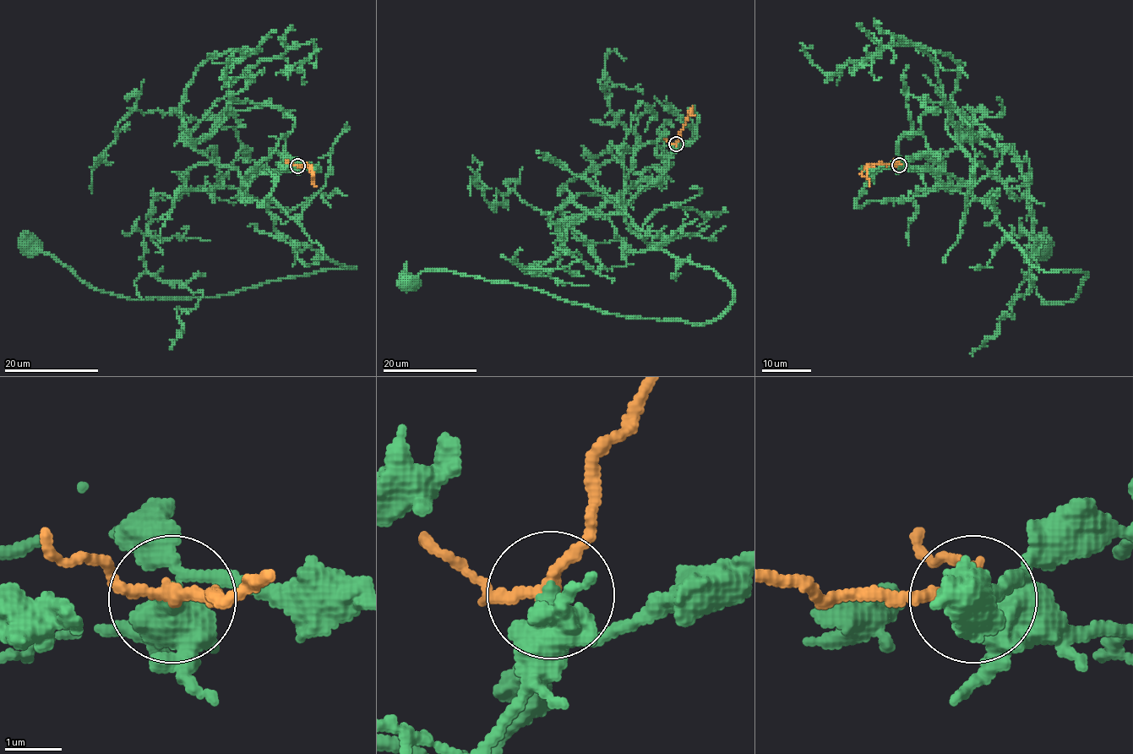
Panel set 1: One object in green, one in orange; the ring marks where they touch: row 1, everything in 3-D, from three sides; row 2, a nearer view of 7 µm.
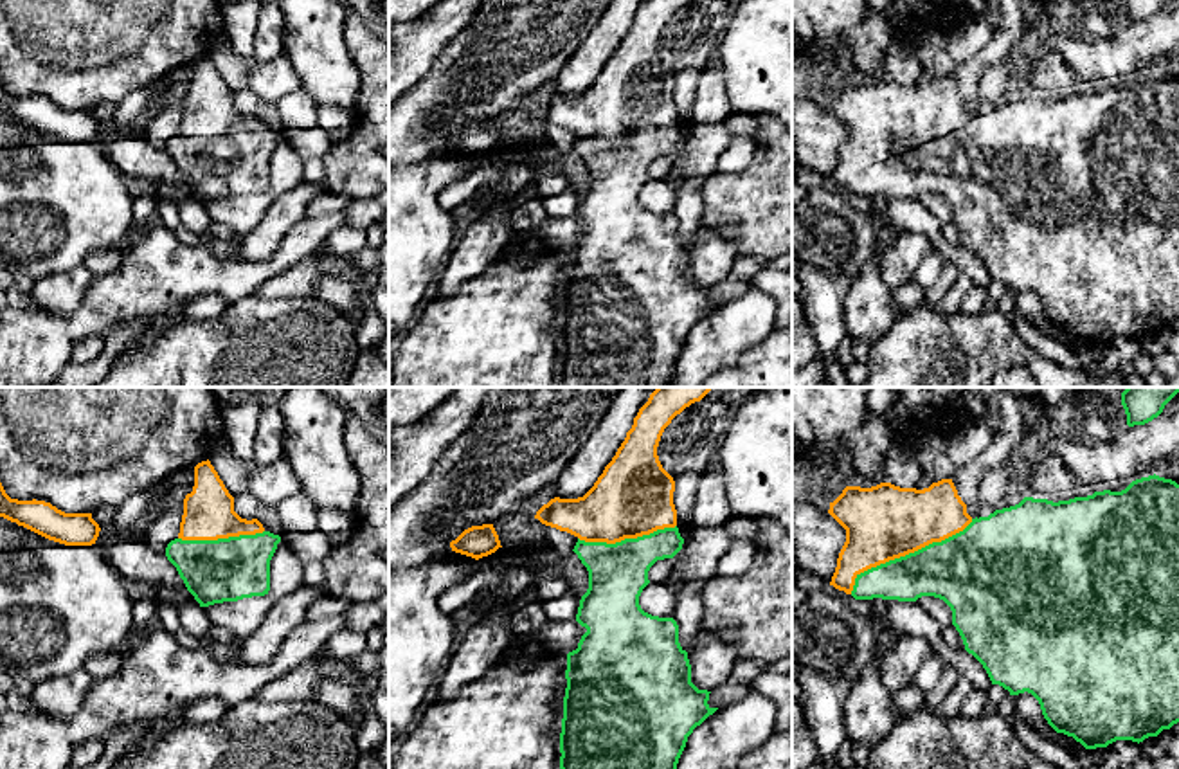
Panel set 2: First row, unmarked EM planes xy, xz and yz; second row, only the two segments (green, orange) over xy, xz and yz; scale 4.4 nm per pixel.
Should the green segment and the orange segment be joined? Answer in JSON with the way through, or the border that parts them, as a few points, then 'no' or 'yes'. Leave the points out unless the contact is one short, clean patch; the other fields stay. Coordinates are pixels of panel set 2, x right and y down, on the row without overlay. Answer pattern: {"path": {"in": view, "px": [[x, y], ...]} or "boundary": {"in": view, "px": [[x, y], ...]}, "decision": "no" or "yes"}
{"decision": "yes"}

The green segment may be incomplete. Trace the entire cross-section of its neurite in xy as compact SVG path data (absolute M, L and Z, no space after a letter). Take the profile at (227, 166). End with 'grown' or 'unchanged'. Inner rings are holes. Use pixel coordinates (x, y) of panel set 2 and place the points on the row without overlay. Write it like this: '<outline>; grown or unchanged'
M211 58L194 63L193 88L184 95L180 130L166 144L187 187L200 204L265 193L270 187L270 157L281 139L257 115L247 117L234 108L234 94L225 85Z; grown

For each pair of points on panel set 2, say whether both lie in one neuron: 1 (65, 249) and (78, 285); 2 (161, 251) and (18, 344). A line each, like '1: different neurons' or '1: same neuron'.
1: different neurons
2: same neuron

